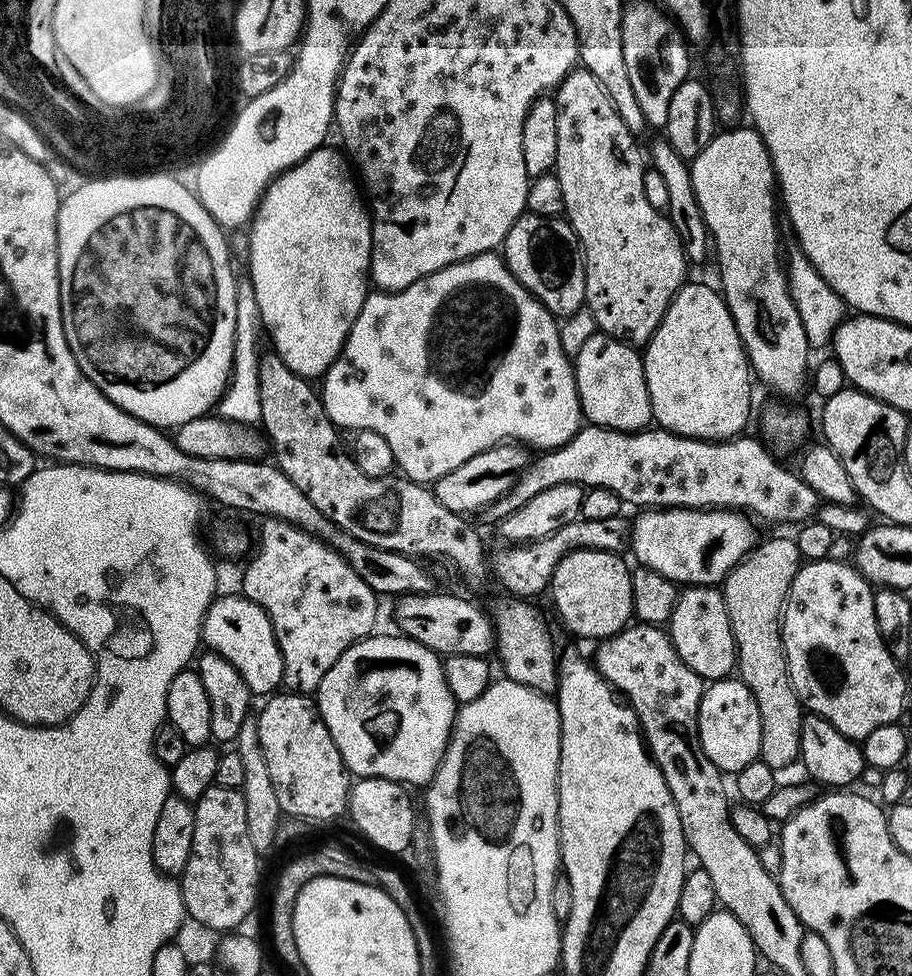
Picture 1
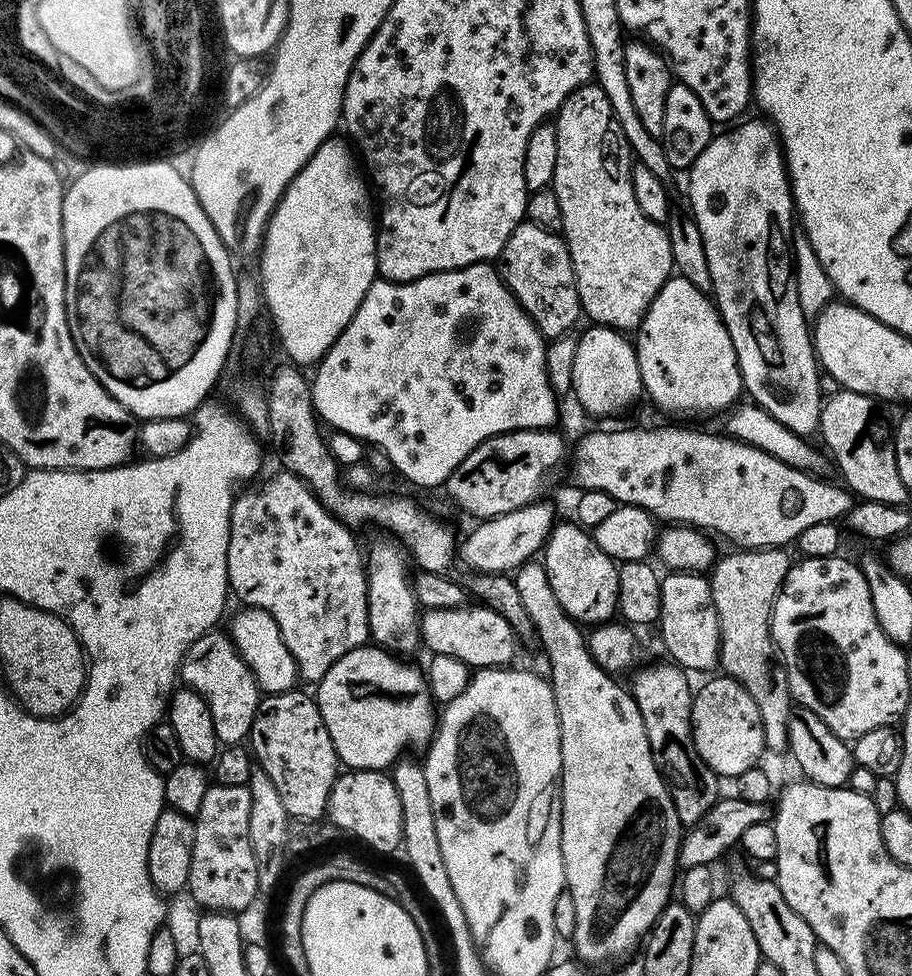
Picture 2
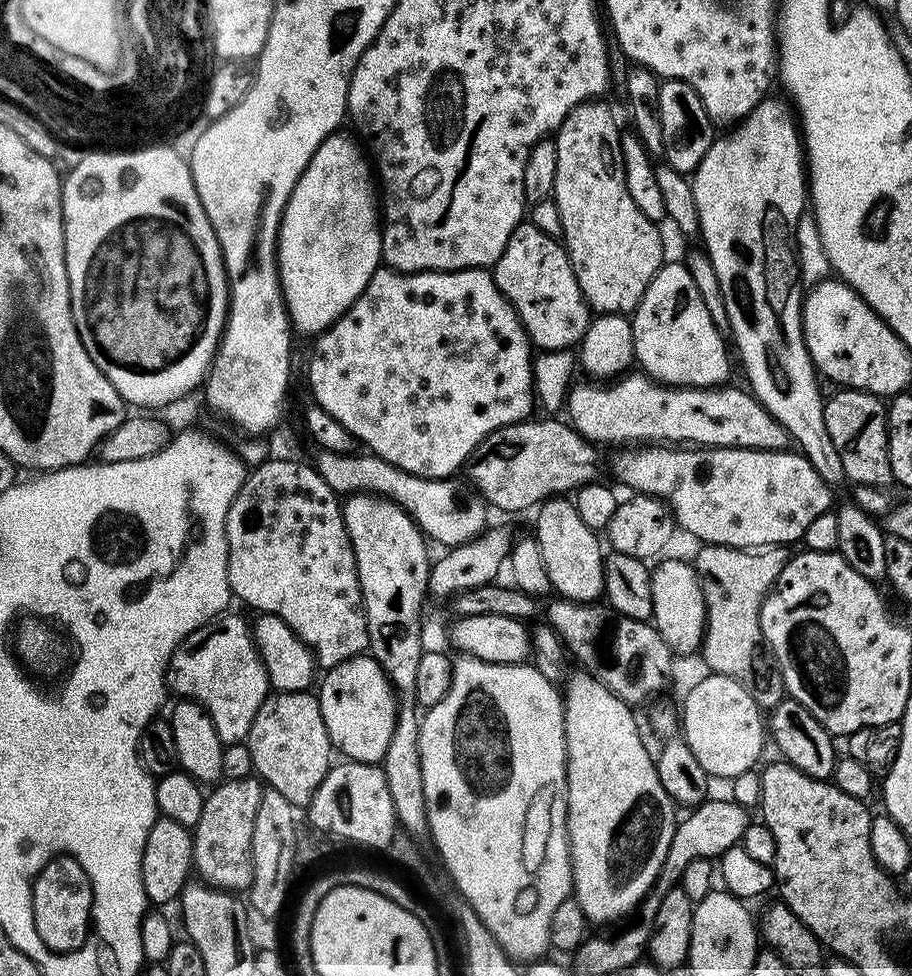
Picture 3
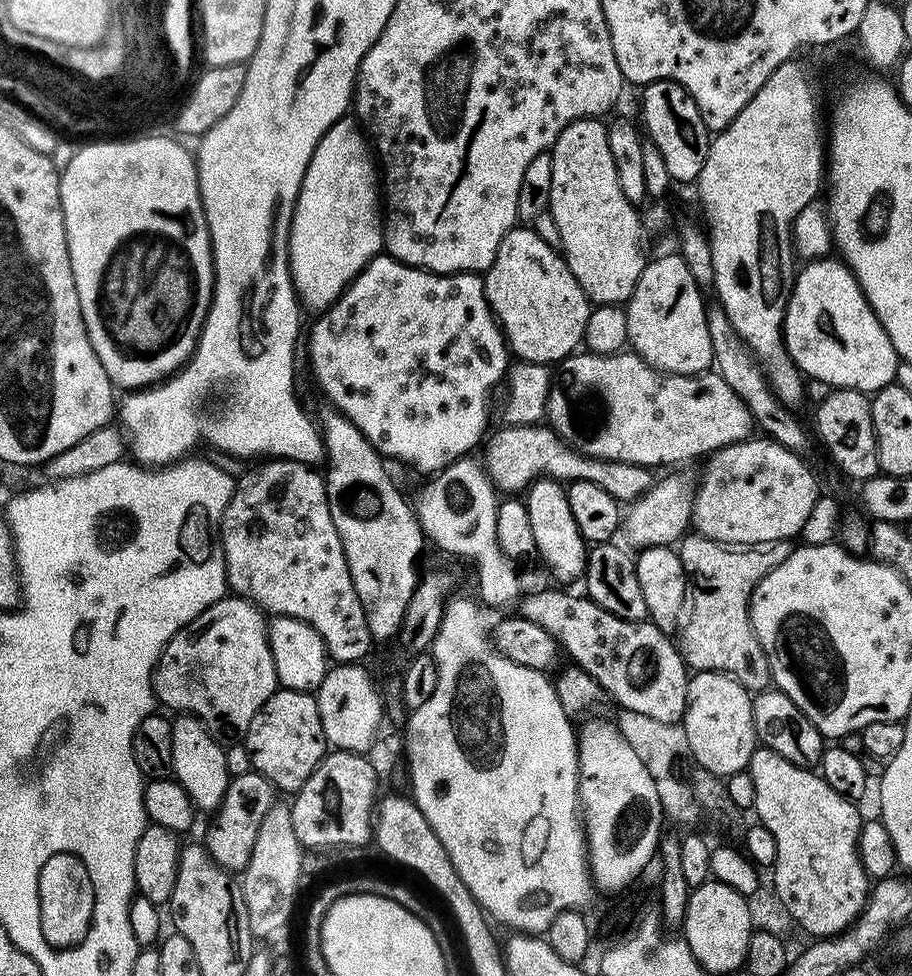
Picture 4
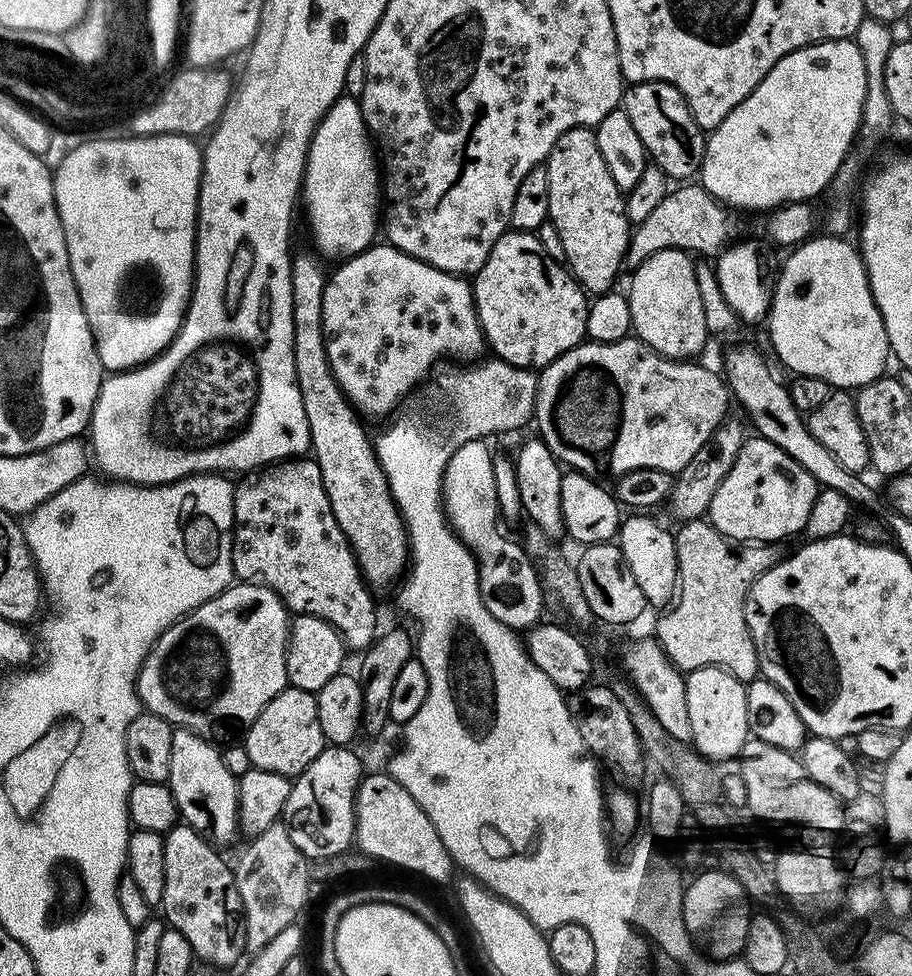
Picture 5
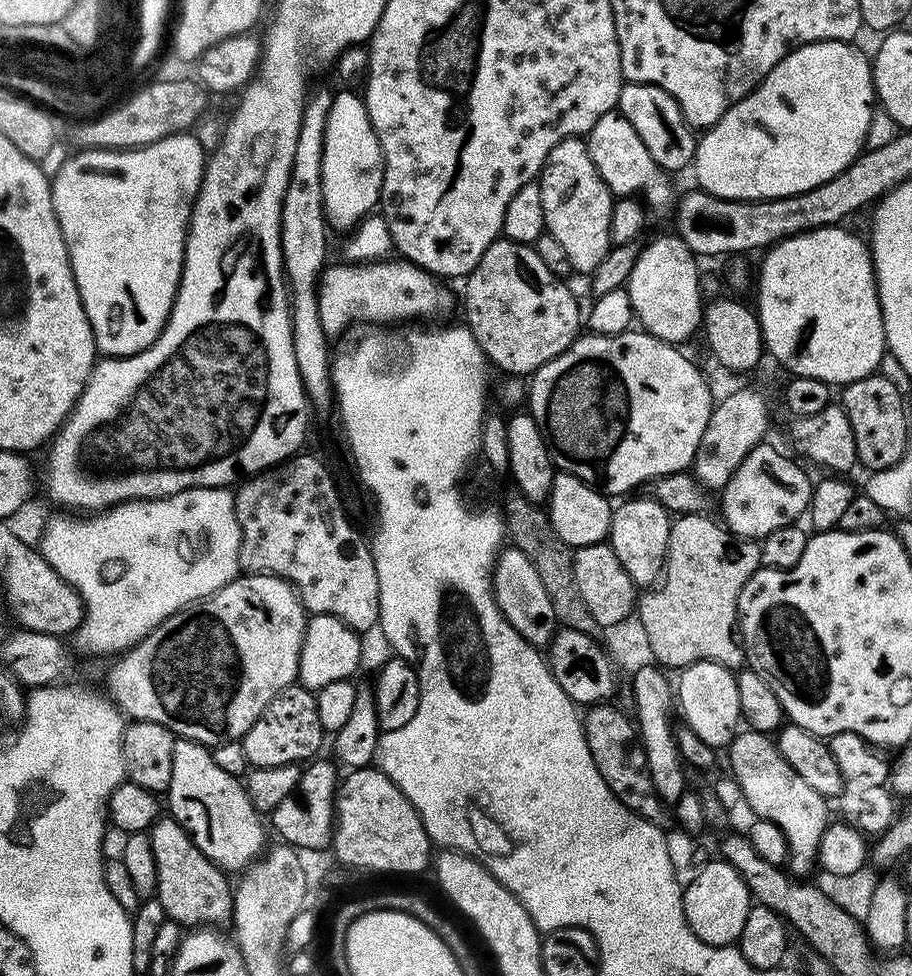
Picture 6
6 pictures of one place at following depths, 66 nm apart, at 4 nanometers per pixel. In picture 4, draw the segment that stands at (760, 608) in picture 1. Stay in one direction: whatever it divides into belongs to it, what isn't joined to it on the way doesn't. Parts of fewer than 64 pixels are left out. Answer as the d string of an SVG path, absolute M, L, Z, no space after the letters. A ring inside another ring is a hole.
M699 534L685 535L679 541L680 561L690 581L690 607L678 632L678 647L689 669L696 672L725 672L726 675L733 676L750 694L769 691L772 671L752 629L750 600L758 582L762 582L762 578L766 578L770 570L786 562L793 547L792 540L778 540L775 544L763 546L729 546Z

